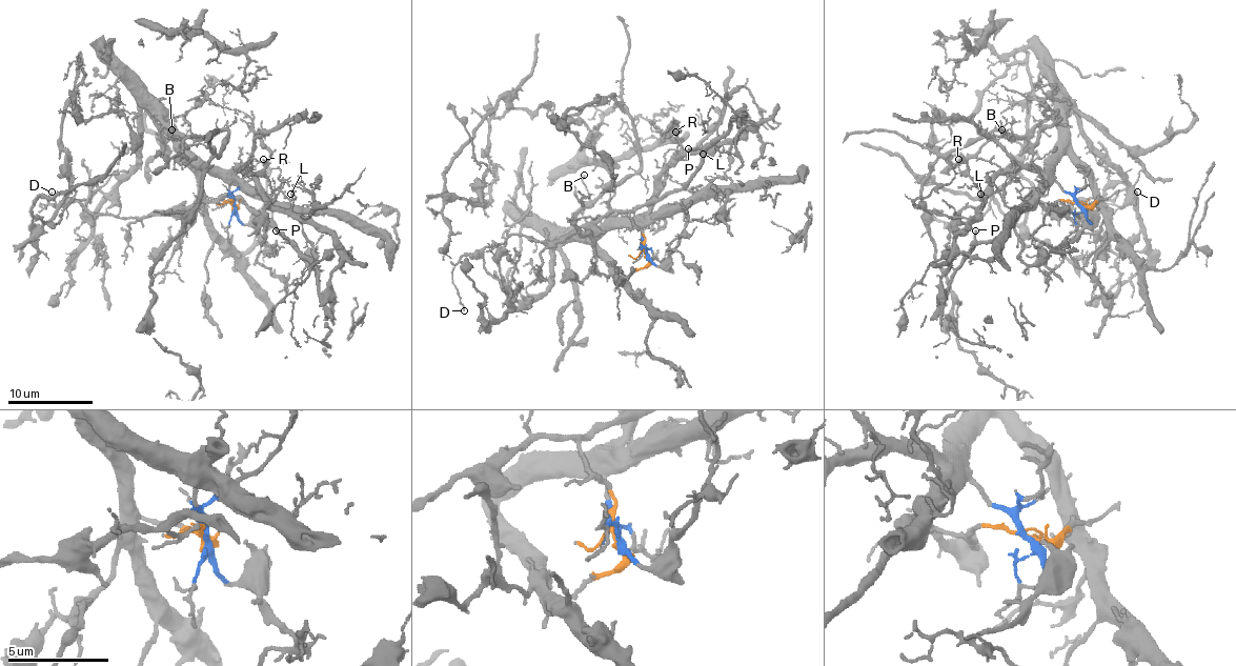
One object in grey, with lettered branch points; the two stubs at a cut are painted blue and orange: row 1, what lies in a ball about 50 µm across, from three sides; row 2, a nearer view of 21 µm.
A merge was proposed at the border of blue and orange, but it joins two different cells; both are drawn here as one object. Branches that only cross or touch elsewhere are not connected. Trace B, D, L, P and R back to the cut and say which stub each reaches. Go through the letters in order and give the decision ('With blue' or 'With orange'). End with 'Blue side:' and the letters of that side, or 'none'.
B: With blue
D: With orange
L: With blue
P: With orange
R: With blue
Blue side: B, L, R

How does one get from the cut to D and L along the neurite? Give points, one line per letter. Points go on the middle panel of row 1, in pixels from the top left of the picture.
D: (647, 256), (643, 231), (614, 210), (550, 242), (510, 234), (454, 266), (463, 310)
L: (647, 254), (643, 219), (651, 210), (655, 179), (687, 153), (704, 155), (702, 153)

